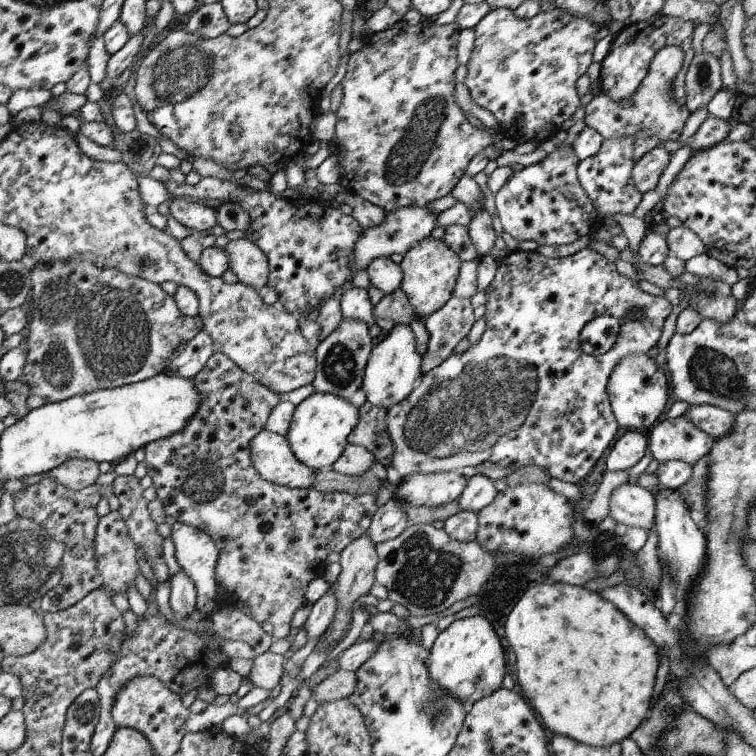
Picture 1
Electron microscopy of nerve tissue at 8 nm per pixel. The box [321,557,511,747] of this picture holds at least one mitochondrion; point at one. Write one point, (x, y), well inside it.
(436, 708)

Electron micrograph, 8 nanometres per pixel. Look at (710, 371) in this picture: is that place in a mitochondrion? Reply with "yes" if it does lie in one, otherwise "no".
yes

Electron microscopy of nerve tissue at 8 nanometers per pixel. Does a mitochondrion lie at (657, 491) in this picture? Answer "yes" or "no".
no

